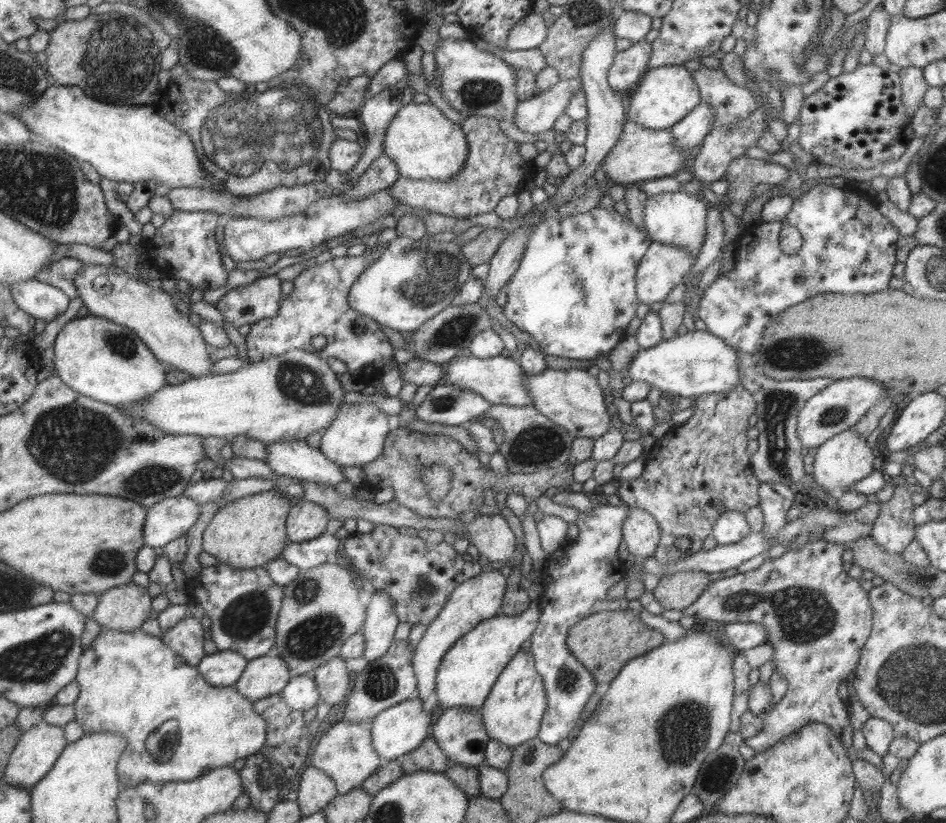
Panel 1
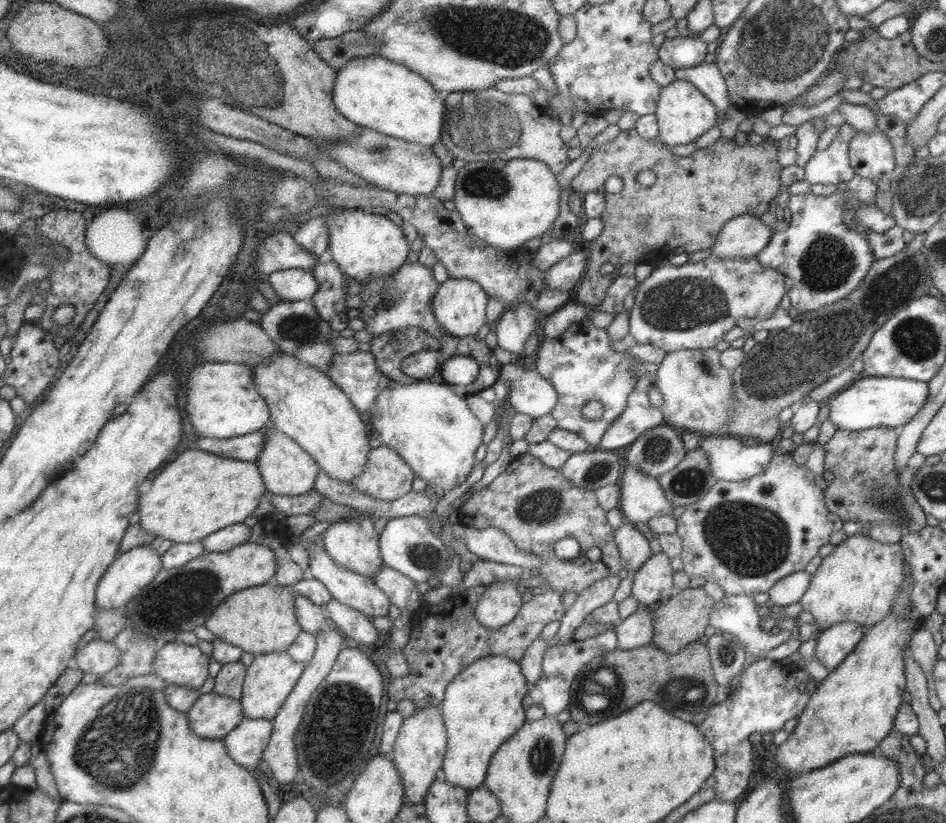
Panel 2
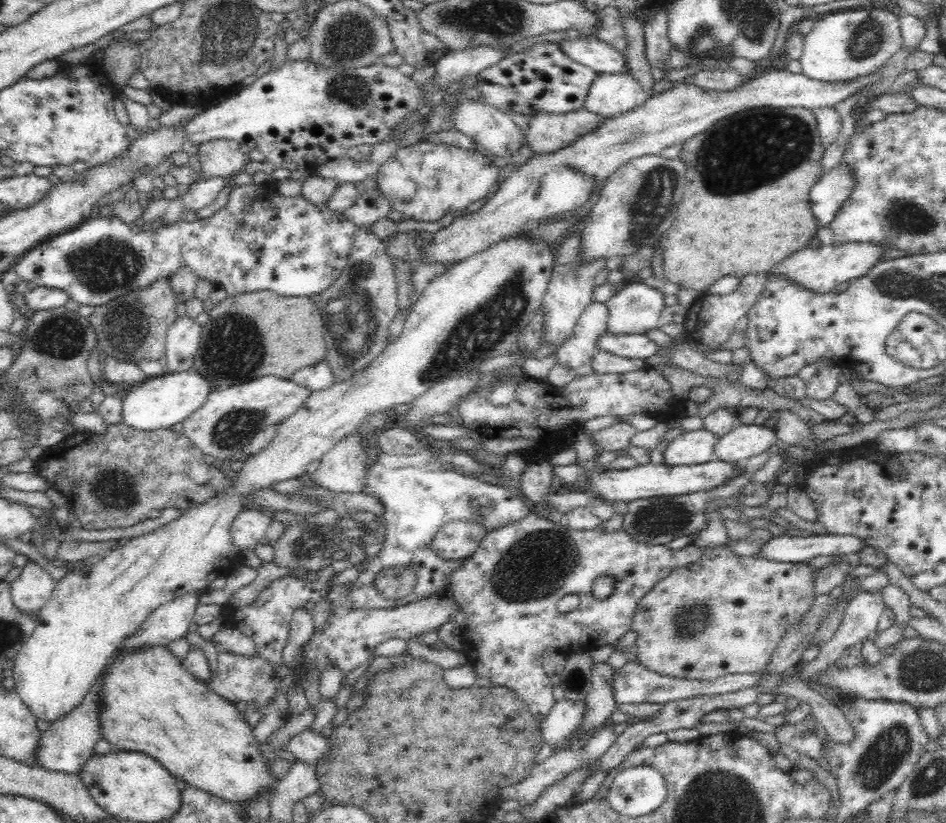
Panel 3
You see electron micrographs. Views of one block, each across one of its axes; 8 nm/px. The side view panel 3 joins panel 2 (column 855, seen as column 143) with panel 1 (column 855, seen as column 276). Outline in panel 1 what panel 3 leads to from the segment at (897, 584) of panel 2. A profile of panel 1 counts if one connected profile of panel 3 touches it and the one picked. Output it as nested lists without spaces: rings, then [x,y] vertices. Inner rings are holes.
[[[852,428],[834,434],[822,442],[813,456],[812,474],[814,481],[823,492],[833,496],[847,491],[849,485],[865,478],[872,470],[873,452],[867,445],[865,437],[857,434]]]

